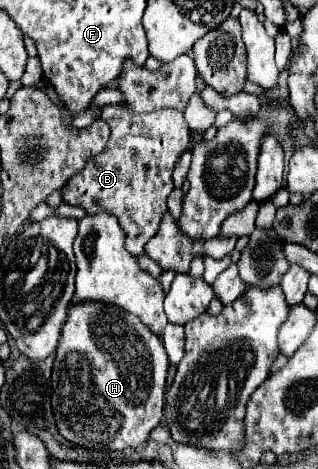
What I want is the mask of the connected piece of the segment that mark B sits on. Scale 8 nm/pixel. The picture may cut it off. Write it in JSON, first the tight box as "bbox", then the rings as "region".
{"bbox":[61,104,191,256],"region":[[[121,104],[101,110],[101,118],[111,128],[111,138],[101,154],[71,176],[61,190],[63,202],[89,212],[109,212],[117,216],[127,234],[125,248],[133,256],[145,254],[145,244],[157,234],[161,216],[167,210],[167,196],[173,190],[171,172],[179,156],[189,148],[191,130],[183,112],[165,108],[163,112],[133,114]]]}

